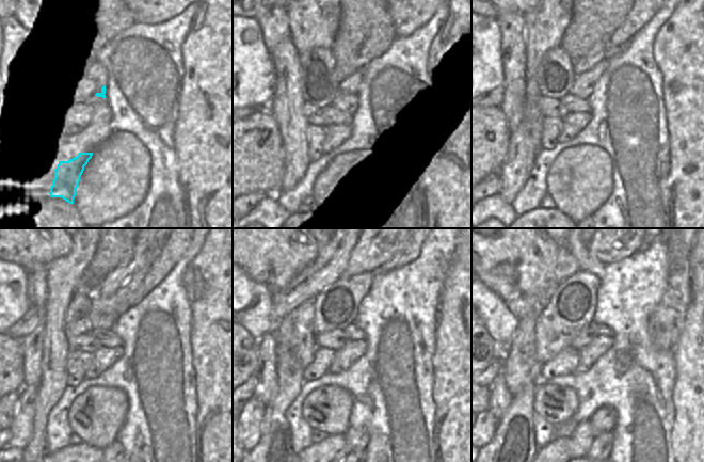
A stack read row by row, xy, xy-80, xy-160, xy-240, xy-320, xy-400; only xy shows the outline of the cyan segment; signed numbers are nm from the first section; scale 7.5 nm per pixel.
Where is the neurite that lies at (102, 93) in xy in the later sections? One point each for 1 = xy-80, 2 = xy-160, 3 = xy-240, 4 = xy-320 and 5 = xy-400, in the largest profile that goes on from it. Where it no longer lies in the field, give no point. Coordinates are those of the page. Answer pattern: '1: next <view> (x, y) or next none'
1: next xy-80 (351, 84)
2: next xy-160 (596, 53)
3: next xy-240 (145, 250)
4: next xy-320 (371, 250)
5: next xy-400 (608, 250)

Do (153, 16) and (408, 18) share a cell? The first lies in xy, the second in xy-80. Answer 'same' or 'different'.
same

